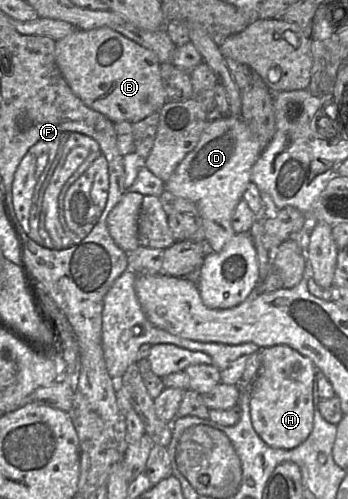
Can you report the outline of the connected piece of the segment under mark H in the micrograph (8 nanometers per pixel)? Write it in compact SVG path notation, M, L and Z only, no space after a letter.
M287 345L260 349L261 370L251 387L250 415L255 432L274 449L300 446L313 429L314 381L318 372L313 362Z

